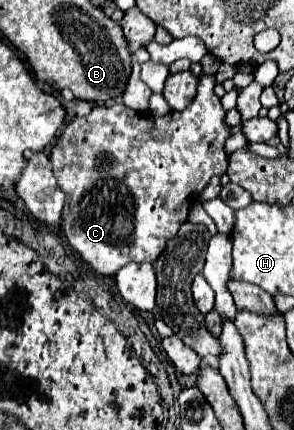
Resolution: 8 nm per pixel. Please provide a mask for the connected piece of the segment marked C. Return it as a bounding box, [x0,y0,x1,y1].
[50,75,230,275]

